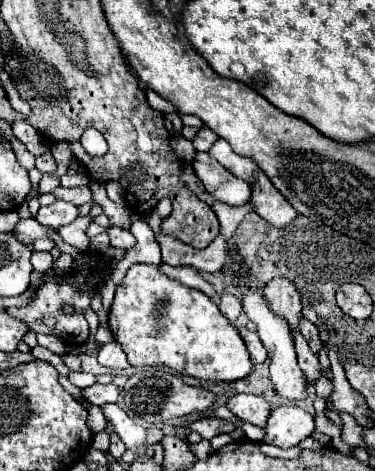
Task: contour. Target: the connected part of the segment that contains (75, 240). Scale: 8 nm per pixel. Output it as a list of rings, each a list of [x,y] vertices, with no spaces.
[[[79,216],[73,222],[67,224],[67,226],[63,226],[63,228],[59,228],[57,232],[59,232],[59,236],[65,240],[65,242],[69,242],[71,246],[75,246],[77,250],[81,250],[81,252],[87,252],[89,250],[89,238],[87,238],[87,234],[85,234],[85,230],[87,230],[87,226],[93,222],[93,219],[87,216]]]

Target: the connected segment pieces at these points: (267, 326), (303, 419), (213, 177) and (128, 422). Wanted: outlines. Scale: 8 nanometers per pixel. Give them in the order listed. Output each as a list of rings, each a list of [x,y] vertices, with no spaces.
[[[245,292],[245,294],[243,294],[243,310],[245,310],[247,318],[253,320],[253,322],[259,326],[259,330],[257,330],[257,332],[259,332],[259,338],[261,338],[263,346],[265,346],[267,352],[269,352],[269,360],[271,360],[269,376],[271,376],[273,390],[275,390],[279,396],[283,396],[283,398],[287,398],[287,400],[291,400],[291,402],[307,398],[307,382],[305,382],[305,378],[303,378],[303,370],[301,370],[299,364],[297,364],[295,348],[293,348],[293,340],[291,340],[291,330],[289,330],[287,322],[285,322],[283,318],[275,316],[275,314],[269,310],[265,298],[263,298],[261,294],[255,294],[255,292]]]
[[[279,406],[267,420],[263,442],[279,448],[293,448],[311,436],[313,428],[315,420],[307,410],[297,406]]]
[[[195,152],[193,156],[193,170],[209,194],[225,204],[241,206],[249,200],[251,188],[245,180],[235,178],[227,172],[217,160],[213,160],[207,152]]]
[[[105,404],[101,406],[105,412],[105,418],[115,426],[115,432],[121,436],[127,448],[137,448],[145,444],[145,428],[139,426],[133,418],[125,414],[117,404]]]

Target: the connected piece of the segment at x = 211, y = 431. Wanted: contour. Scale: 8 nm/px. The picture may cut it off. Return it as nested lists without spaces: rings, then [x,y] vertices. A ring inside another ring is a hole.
[[[201,418],[189,424],[189,430],[197,430],[203,438],[213,438],[217,434],[229,434],[233,430],[237,430],[239,426],[235,426],[233,422],[227,420],[219,420],[219,418]]]

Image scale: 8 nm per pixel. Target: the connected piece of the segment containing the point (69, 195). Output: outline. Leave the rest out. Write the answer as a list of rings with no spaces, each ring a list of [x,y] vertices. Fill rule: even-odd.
[[[59,186],[51,194],[67,202],[73,202],[76,206],[83,205],[92,200],[92,194],[88,186],[70,189]]]

